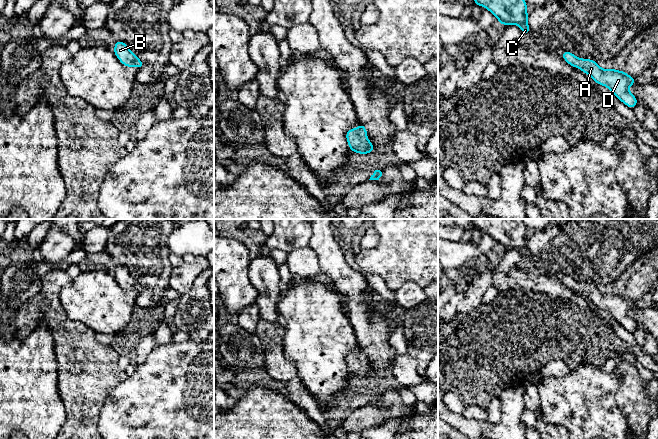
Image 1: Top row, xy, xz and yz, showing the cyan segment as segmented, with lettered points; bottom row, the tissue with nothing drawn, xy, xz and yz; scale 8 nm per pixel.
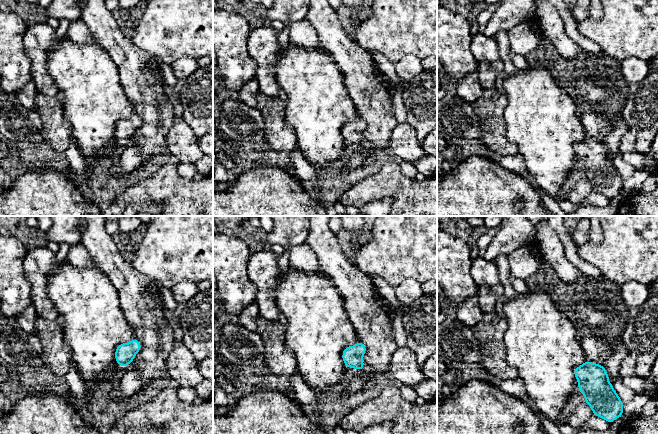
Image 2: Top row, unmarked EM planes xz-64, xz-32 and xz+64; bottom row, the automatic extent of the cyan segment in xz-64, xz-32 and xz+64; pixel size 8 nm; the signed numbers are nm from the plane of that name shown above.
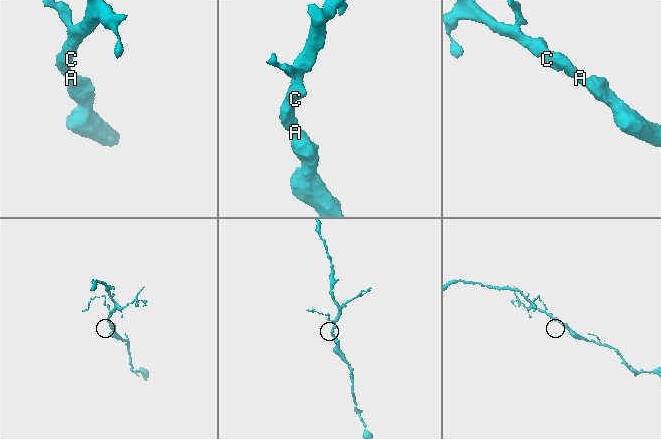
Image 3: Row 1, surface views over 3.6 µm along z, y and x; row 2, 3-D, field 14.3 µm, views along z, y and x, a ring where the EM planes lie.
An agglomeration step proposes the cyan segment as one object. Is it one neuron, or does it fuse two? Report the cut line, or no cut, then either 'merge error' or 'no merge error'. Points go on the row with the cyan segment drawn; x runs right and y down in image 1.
no cut; no merge error

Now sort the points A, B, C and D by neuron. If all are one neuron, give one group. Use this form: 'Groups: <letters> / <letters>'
Groups: A B C D

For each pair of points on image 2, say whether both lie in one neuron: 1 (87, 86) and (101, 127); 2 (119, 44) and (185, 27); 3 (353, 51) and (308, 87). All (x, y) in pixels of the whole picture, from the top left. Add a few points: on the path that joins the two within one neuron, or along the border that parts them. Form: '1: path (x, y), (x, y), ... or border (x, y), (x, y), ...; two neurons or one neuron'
1: path (93, 96), (93, 117); one neuron
2: border (128, 34), (137, 46), (151, 54); two neurons
3: border (326, 50), (341, 71), (346, 86); two neurons

